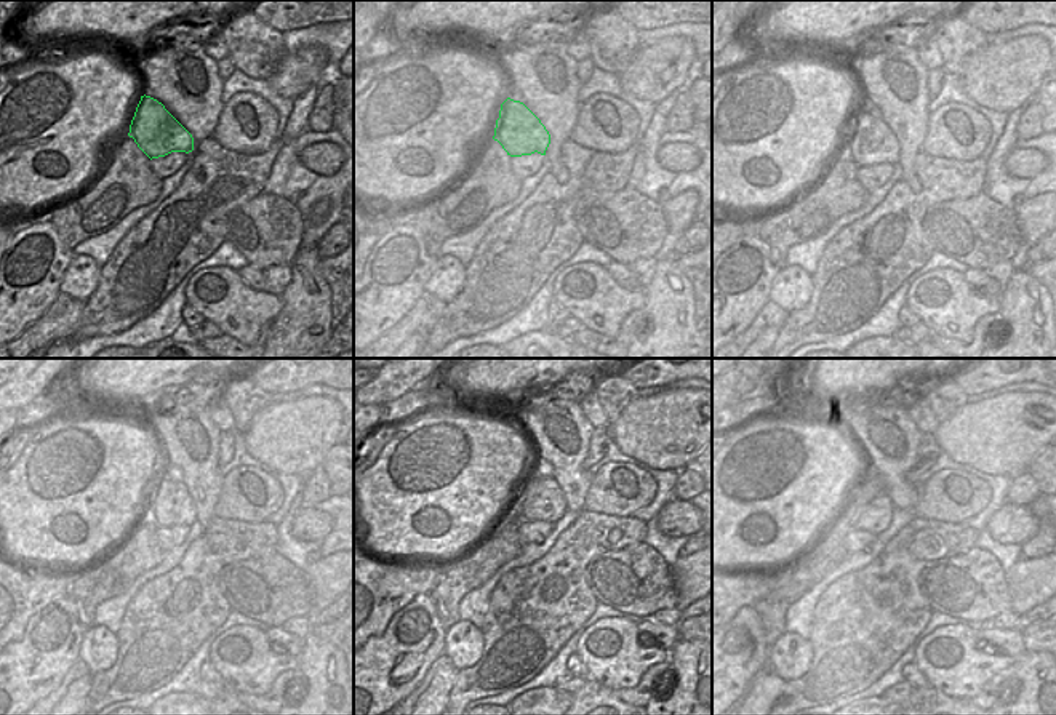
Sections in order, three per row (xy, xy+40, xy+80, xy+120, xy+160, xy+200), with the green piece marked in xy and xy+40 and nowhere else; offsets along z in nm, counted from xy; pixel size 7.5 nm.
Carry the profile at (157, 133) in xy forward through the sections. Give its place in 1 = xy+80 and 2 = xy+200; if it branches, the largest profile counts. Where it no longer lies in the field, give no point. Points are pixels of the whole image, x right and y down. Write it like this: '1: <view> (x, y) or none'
1: xy+80 (872, 141)
2: xy+200 (914, 522)

